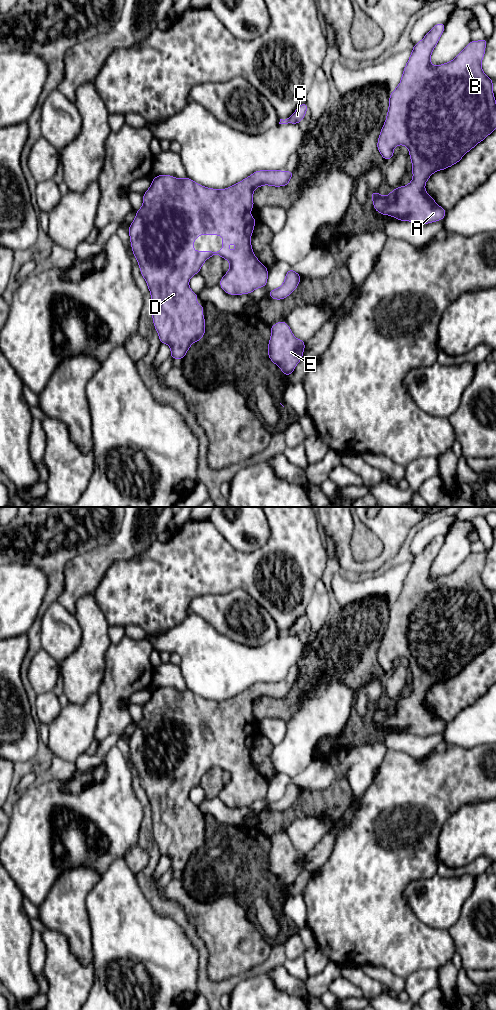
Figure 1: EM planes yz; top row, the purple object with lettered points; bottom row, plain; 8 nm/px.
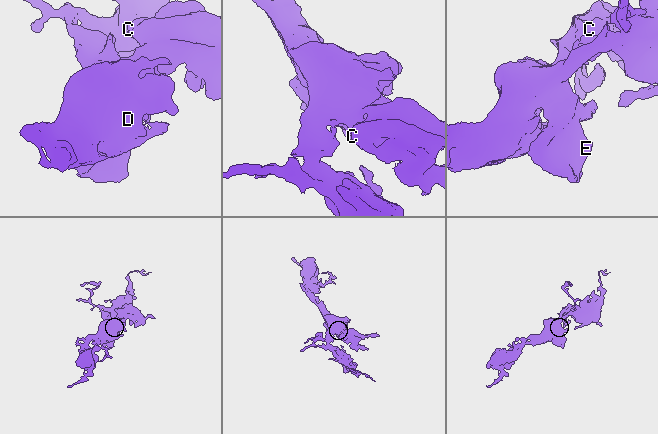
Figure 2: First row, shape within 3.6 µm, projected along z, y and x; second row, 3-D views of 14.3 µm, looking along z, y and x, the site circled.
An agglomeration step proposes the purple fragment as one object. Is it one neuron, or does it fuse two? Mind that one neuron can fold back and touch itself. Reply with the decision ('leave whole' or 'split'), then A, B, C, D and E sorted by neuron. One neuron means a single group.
leave whole | A B C D E

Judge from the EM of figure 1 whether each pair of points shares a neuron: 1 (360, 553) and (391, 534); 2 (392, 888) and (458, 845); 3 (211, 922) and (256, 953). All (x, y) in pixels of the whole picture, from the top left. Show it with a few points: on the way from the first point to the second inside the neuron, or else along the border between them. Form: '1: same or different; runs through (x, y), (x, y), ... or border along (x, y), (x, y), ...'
1: different; border along (367, 527), (382, 543), (382, 551), (370, 561)
2: different; border along (439, 836), (437, 864)
3: same; runs through (222, 928), (241, 947), (245, 948)

